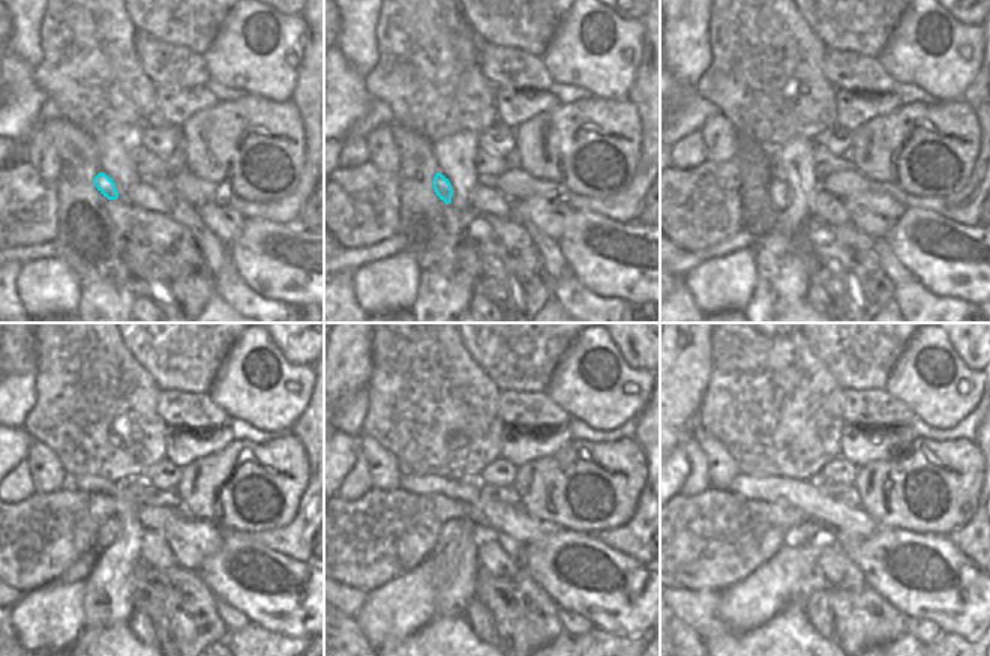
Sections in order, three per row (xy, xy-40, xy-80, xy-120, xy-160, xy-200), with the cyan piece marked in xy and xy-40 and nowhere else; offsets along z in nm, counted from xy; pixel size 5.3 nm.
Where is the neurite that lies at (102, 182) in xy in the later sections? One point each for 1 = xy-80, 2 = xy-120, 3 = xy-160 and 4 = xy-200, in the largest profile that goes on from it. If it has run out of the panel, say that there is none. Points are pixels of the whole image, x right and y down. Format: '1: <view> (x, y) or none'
1: xy-80 (777, 188)
2: xy-120 (108, 530)
3: xy-160 (450, 529)
4: xy-200 (804, 532)

